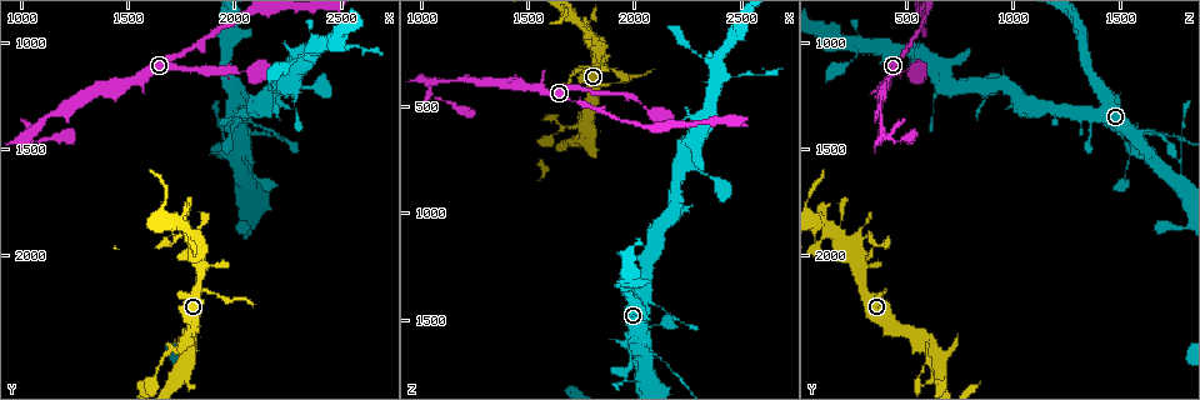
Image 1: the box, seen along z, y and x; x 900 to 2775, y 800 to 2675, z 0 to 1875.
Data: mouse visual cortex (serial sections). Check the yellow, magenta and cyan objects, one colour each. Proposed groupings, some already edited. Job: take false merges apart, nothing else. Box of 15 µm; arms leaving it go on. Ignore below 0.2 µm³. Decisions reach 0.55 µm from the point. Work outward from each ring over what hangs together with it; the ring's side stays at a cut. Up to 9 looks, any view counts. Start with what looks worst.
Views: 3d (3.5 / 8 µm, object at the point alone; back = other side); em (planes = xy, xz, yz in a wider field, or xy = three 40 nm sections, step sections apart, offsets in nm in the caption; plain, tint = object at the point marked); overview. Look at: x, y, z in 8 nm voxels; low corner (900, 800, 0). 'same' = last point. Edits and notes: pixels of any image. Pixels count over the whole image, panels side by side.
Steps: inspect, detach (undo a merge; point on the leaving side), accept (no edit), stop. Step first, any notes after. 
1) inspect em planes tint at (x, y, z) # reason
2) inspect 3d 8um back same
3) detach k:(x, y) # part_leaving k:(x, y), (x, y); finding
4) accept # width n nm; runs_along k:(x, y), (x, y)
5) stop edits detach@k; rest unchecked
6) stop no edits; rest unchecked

inspect 3d 3.5um at (1030, 1430, 390) # sharp bend

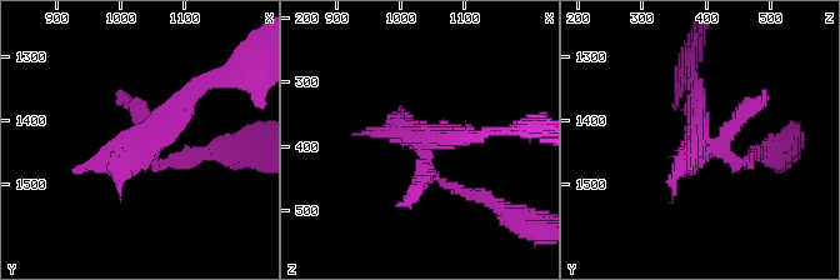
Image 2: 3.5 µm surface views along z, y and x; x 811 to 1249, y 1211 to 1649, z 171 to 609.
inspect em planes tint at (1040, 1435, 385) # now the EM

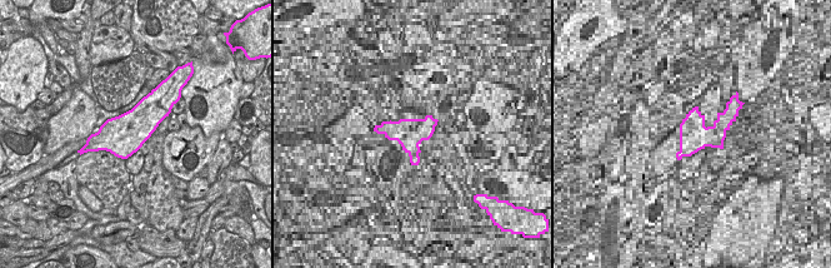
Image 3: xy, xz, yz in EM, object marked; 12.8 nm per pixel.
accept # runs_along 2:(691, 80), (698, 141), (753, 156); one cell here

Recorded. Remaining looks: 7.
inspect 3d 3.5um at (2040, 1430, 1620) # small branch off a trunk

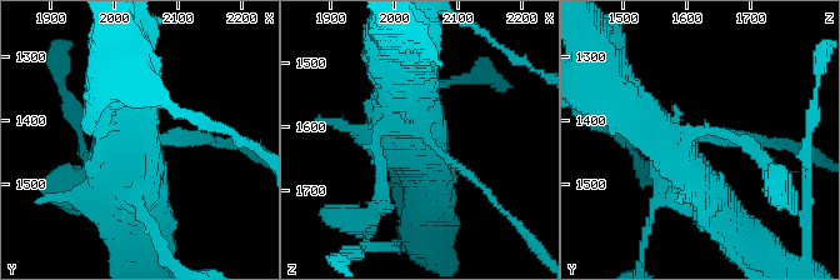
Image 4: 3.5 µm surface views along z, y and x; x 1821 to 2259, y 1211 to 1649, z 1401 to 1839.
inspect em xy step 1 tint at (2050, 1430, 1615) # now the EM

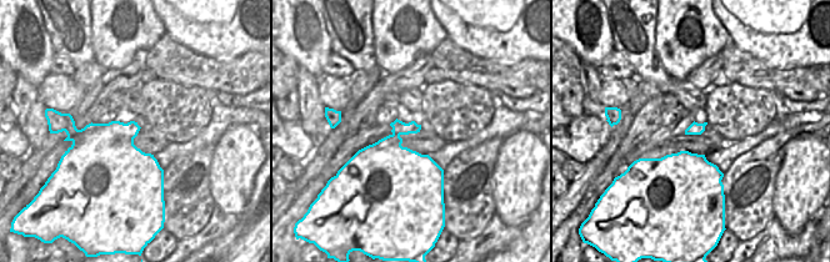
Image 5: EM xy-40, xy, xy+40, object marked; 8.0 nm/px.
accept # width 260 nm; runs_along 4:(609, 88), (666, 134), (724, 218); one cell here

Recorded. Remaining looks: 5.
inspect 3d 3.5um at (1750, 2430, 590) # small branch off a trunk

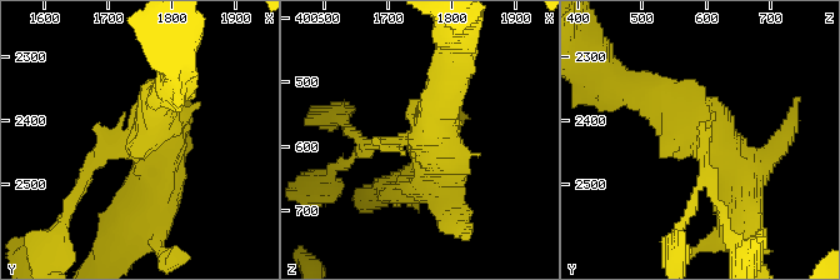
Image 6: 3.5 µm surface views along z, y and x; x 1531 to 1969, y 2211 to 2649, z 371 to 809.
inspect em xy step 1 tint at (1740, 2440, 595)

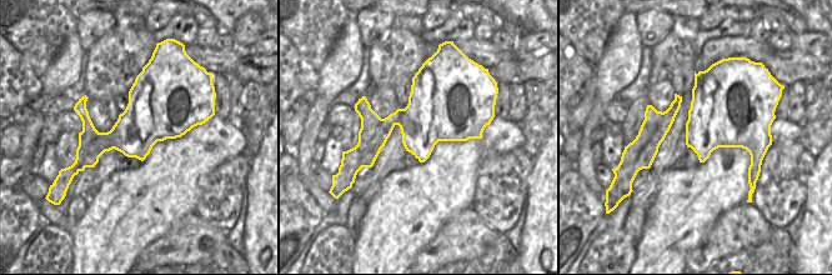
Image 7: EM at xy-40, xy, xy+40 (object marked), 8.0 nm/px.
accept # width 500 nm; runs_along 6:(638, 89), (718, 135), (740, 193); one cell here

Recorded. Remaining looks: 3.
inspect 3d 3.5um back at (2390, 1030, 300) # arms part here

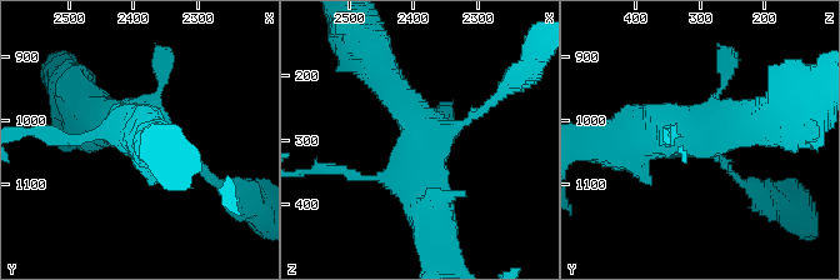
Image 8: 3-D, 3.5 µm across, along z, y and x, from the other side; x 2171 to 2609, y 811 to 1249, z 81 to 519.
accept # continuous, no second cell

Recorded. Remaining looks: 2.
stop no edits; rest unchecked

